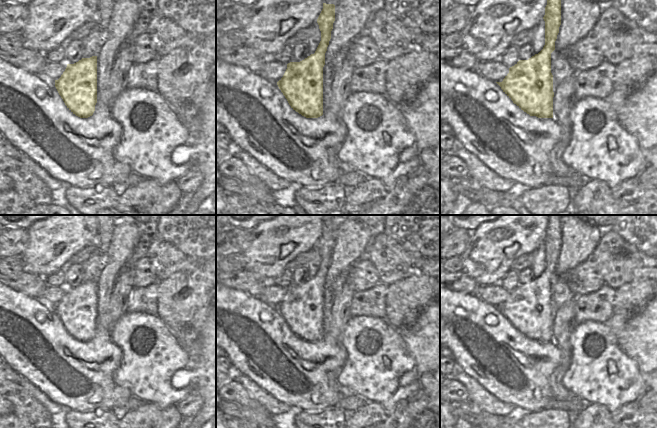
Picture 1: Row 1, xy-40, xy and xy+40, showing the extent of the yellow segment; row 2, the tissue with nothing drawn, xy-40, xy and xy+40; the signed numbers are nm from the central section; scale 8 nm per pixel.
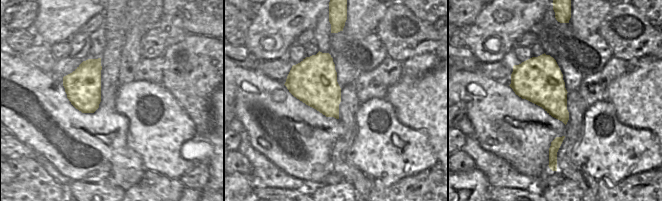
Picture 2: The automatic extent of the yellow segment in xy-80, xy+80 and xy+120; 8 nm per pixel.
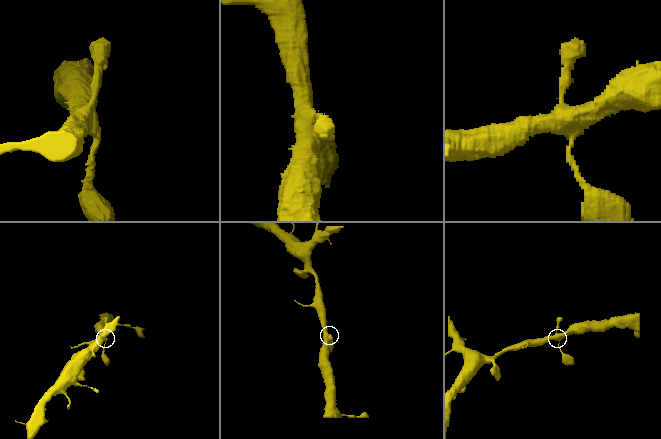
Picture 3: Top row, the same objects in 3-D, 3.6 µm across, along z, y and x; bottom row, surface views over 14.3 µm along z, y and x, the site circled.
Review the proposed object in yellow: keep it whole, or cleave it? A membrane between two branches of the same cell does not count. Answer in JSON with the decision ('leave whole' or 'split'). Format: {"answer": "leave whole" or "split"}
{"answer": "leave whole"}

